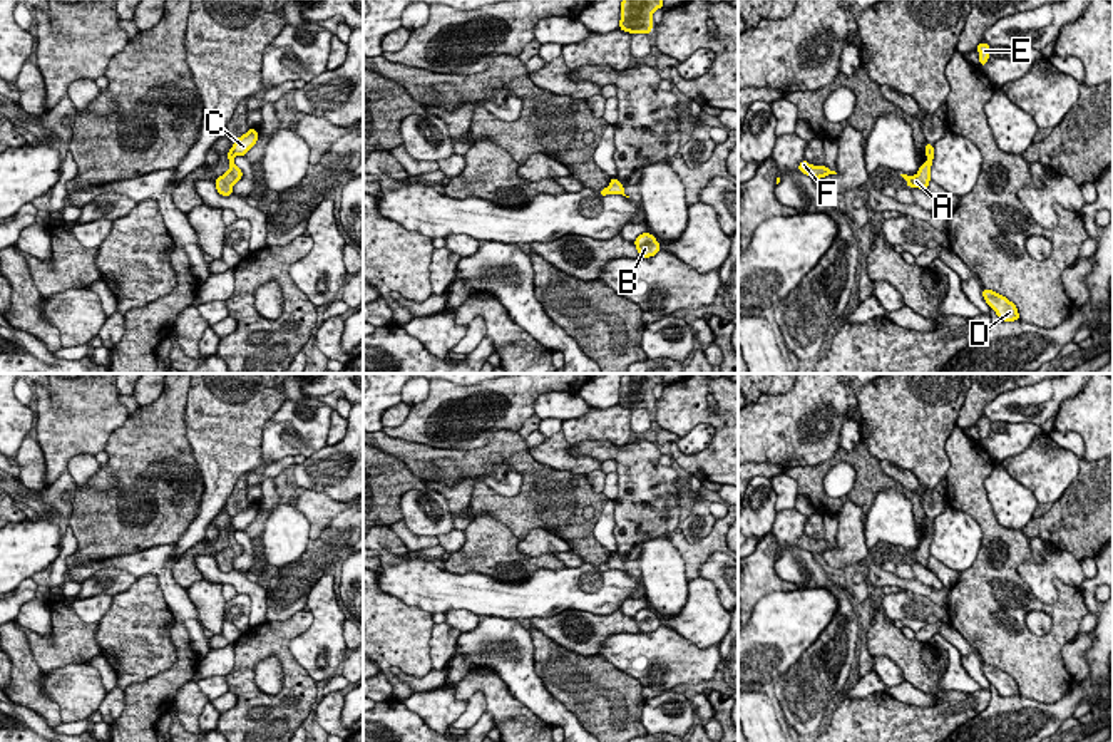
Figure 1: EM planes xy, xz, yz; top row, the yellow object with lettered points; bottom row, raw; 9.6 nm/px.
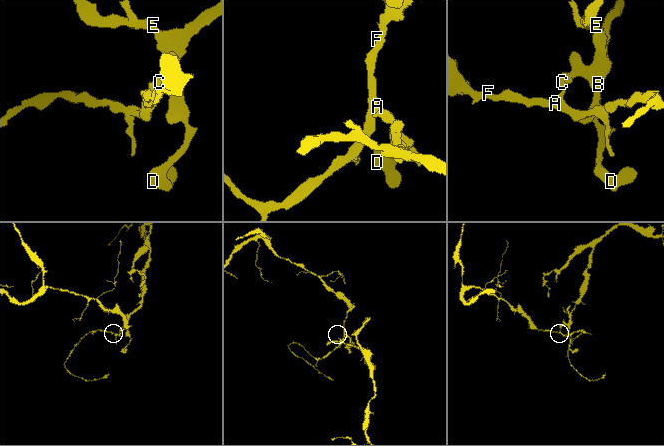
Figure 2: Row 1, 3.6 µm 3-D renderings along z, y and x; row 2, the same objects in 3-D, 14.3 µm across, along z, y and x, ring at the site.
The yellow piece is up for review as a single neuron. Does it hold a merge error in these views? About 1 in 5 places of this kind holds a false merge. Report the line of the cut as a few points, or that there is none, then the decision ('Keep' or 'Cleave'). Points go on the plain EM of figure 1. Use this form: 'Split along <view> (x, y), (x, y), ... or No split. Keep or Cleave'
Split along xy (231, 523), (235, 530). Cleave

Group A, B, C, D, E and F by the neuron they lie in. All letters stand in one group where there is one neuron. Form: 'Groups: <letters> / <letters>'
Groups: A F / B C D E

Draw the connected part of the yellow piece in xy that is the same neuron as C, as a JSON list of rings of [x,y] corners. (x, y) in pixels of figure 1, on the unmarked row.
[[[249,502],[246,509],[233,518],[234,529],[246,531],[246,528],[258,518],[258,514],[258,506]]]

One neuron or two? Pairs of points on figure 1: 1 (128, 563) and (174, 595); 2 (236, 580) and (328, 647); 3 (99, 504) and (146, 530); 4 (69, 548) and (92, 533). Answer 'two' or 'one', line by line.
1: one
2: two
3: one
4: two

